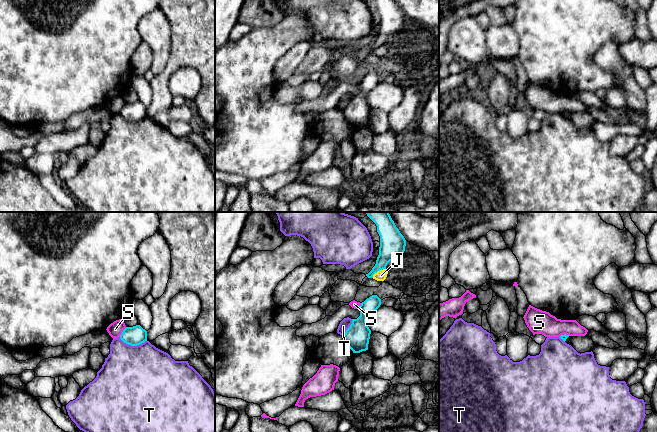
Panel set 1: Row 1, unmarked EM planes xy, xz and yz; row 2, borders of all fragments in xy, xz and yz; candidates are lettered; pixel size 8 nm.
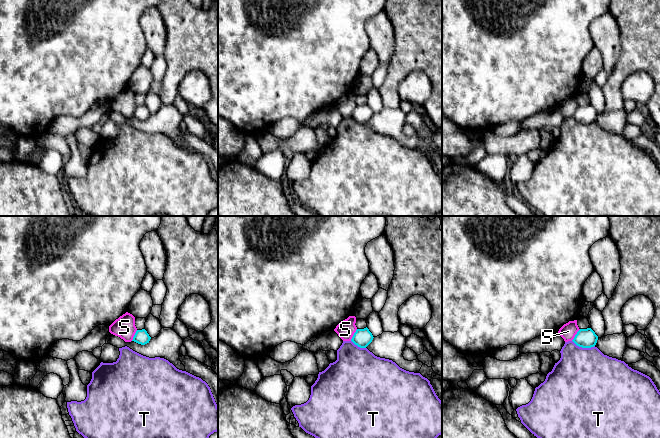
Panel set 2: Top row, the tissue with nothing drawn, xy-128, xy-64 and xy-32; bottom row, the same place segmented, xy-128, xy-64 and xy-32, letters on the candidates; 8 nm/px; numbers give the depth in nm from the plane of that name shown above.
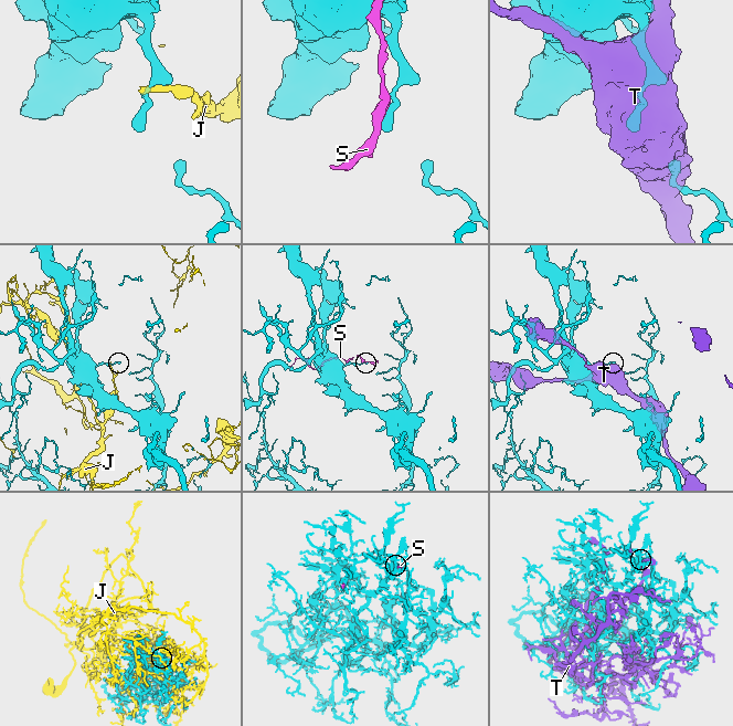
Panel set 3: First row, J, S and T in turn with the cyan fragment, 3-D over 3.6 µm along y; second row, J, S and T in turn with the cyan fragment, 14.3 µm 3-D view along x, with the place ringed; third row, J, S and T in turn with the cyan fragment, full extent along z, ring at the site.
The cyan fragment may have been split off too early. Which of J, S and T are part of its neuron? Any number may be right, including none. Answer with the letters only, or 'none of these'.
S

